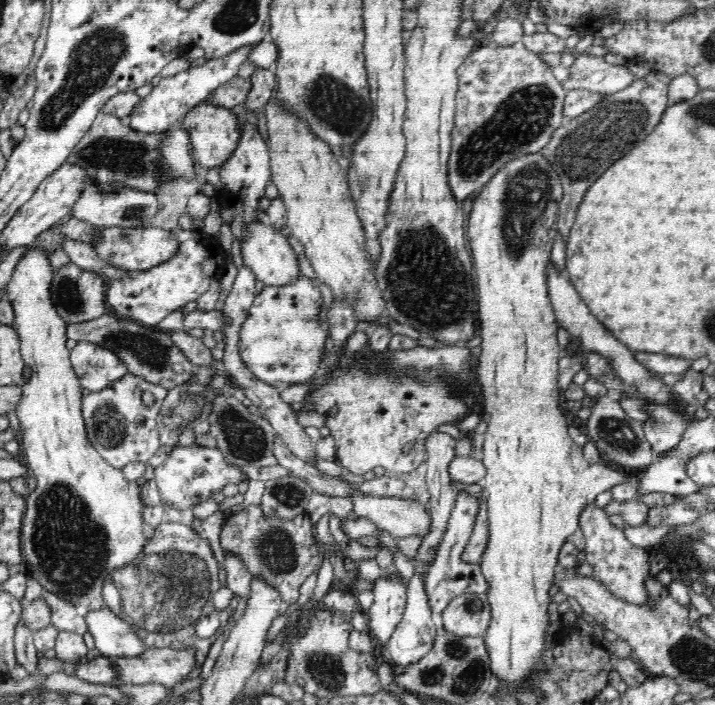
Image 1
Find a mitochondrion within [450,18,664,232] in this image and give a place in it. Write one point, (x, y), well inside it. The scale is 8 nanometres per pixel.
(521, 117)

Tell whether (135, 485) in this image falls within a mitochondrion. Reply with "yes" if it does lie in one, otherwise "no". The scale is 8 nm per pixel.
no

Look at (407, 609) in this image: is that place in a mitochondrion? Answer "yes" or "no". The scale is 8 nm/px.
no

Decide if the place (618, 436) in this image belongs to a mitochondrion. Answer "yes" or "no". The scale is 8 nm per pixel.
yes

